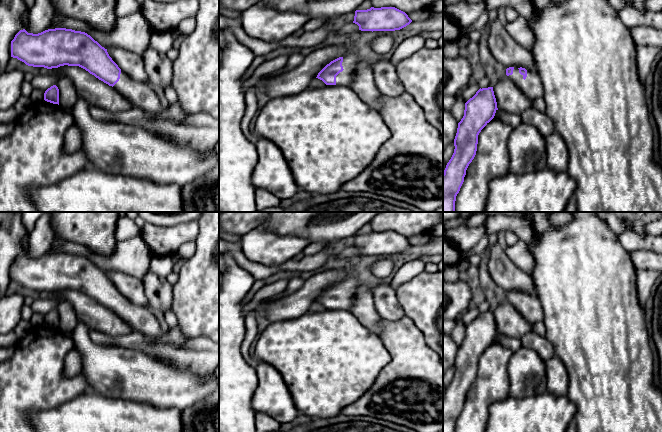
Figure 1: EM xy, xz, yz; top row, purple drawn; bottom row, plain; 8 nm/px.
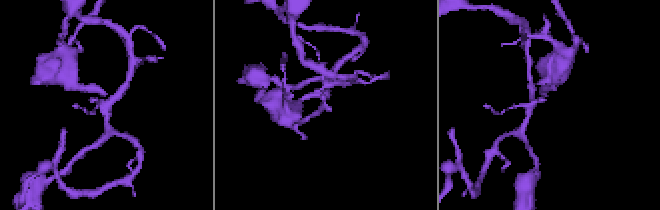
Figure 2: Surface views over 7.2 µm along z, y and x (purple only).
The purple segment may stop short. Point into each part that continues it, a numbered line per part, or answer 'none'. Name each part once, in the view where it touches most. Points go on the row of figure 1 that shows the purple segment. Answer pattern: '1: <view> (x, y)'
1: xy (133, 85)

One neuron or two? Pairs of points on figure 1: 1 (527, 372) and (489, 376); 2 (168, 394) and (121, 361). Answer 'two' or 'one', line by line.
1: two
2: one

